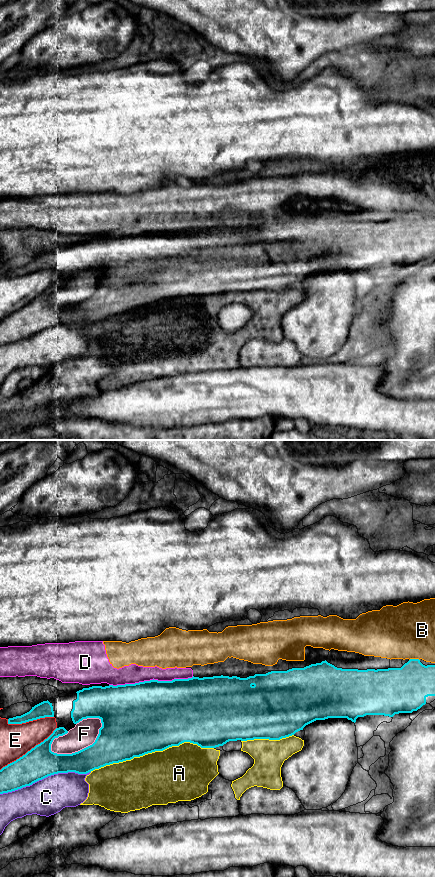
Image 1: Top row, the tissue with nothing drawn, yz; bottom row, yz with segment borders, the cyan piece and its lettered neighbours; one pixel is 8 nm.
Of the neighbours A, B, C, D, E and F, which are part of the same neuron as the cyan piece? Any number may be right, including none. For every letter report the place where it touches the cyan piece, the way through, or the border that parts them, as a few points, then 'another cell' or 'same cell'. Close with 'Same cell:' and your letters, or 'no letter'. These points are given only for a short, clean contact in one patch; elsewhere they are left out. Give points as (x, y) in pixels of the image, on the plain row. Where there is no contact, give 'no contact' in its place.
A: contact yz (151, 304); another cell
B: contact yz (414, 211); another cell
C: contact yz (45, 329); another cell
D: contact yz (151, 232); another cell
E: contact yz (28, 303); another cell
F: contact yz (84, 300); another cell
Same cell: no letter

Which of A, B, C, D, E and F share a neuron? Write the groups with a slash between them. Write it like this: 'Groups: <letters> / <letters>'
Groups: A / B D / C / E / F

